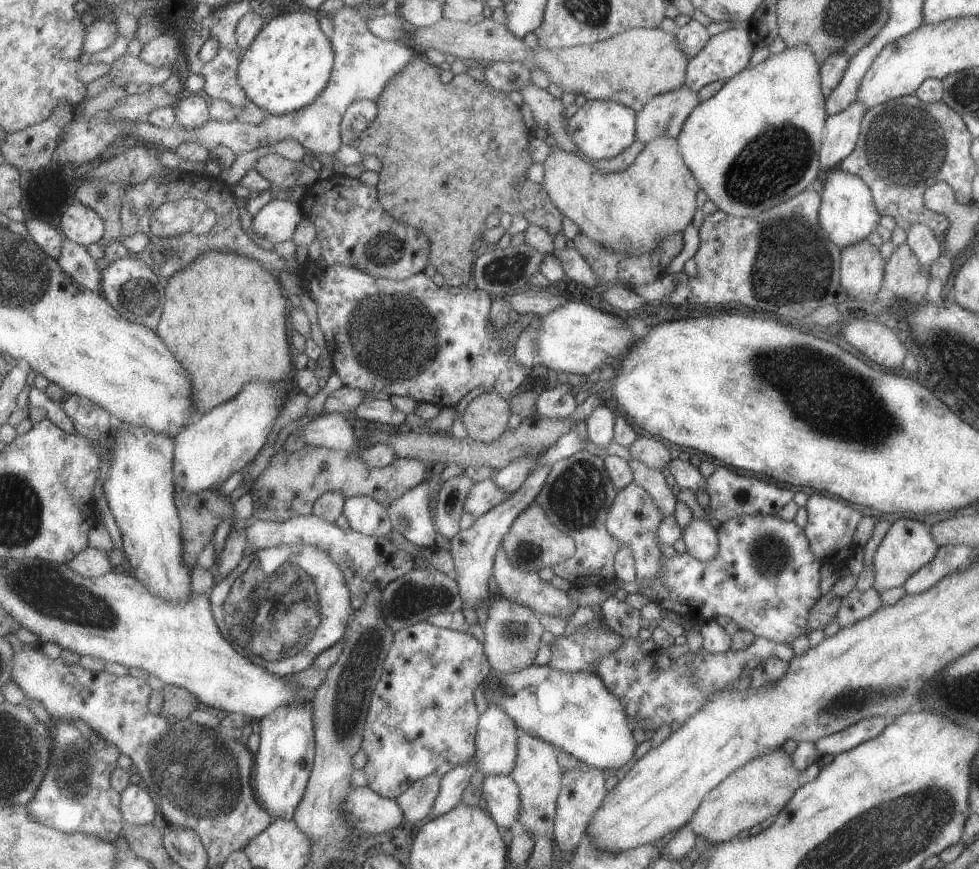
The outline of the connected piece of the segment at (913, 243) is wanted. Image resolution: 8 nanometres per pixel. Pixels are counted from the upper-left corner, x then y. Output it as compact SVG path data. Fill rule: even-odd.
M914 223L907 230L907 243L926 269L945 251L938 235L922 223Z

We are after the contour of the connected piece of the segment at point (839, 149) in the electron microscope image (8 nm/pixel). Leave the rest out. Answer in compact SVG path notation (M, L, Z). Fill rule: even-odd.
M854 101L843 111L827 115L825 137L822 139L819 152L821 177L828 170L838 167L842 159L855 149L861 122L867 110L864 103Z

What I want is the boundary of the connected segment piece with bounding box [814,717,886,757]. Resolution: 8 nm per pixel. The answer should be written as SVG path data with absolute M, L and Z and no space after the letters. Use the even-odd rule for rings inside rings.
M870 717L846 728L846 730L819 738L814 744L820 757L838 754L876 738L886 728L886 717Z

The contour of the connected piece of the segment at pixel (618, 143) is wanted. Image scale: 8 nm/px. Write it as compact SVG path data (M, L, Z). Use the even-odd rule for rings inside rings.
M588 99L570 119L571 133L576 146L591 160L614 158L622 151L626 151L634 140L638 140L634 138L634 130L637 126L635 109L622 103L602 99Z

